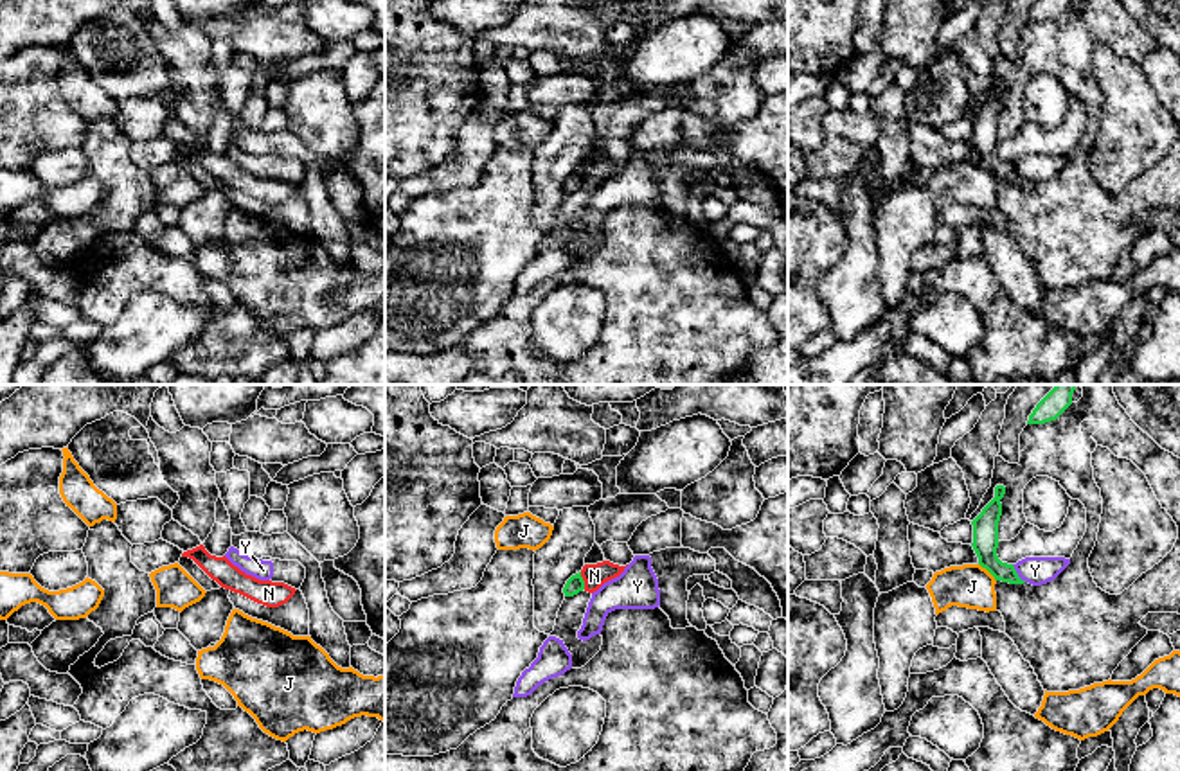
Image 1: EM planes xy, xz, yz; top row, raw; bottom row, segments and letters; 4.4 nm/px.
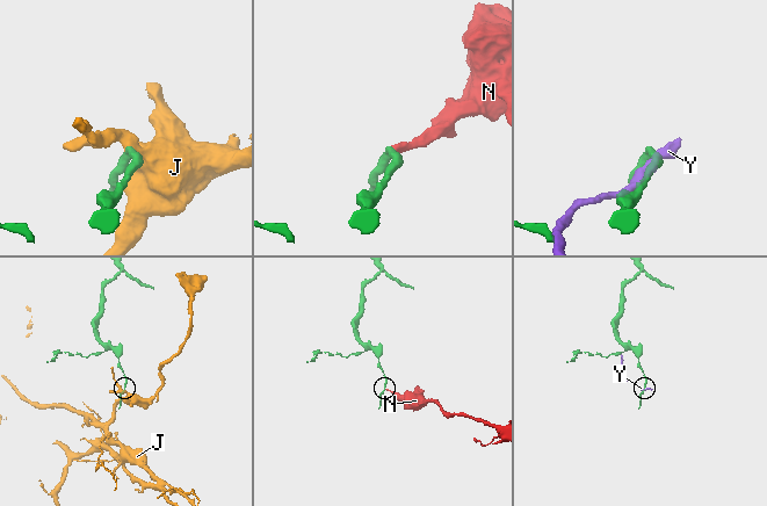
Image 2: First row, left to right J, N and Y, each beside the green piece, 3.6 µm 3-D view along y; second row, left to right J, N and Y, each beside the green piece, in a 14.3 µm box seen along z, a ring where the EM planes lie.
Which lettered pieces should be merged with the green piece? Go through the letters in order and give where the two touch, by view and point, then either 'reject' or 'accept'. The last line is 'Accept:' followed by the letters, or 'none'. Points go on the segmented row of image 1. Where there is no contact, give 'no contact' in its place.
J: contact yz (988, 570); reject
N: contact xz (583, 581); reject
Y: contact yz (1017, 574); reject
Accept: none

